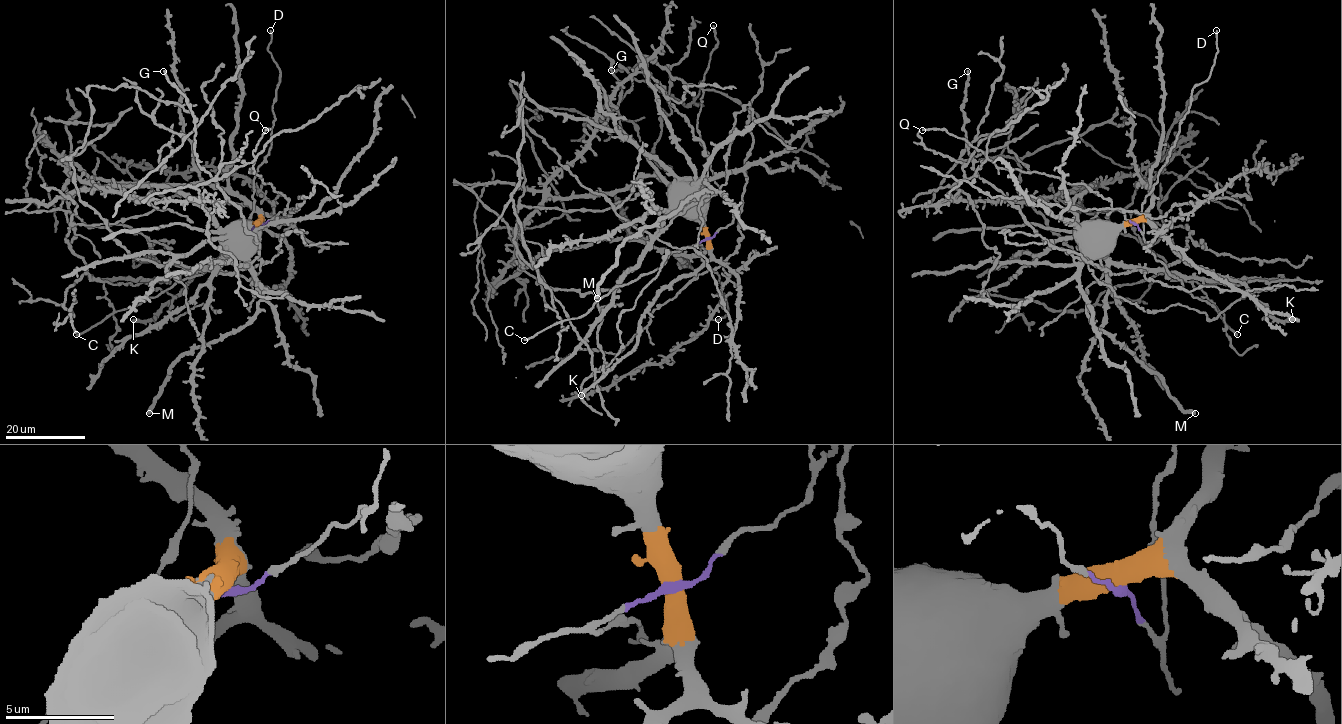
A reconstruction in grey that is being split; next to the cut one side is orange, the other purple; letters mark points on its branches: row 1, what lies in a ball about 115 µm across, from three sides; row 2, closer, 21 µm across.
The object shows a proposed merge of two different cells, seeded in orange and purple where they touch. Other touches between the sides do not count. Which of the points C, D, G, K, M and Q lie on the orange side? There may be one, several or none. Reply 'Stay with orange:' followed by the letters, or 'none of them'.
Stay with orange: G, K, M

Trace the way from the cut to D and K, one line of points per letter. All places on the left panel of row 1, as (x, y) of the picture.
D: (259, 224), (246, 231), (254, 210), (254, 178), (270, 144), (279, 81), (279, 69), (267, 50), (270, 30)
K: (259, 223), (261, 227), (246, 241), (201, 267), (149, 320), (132, 319)

